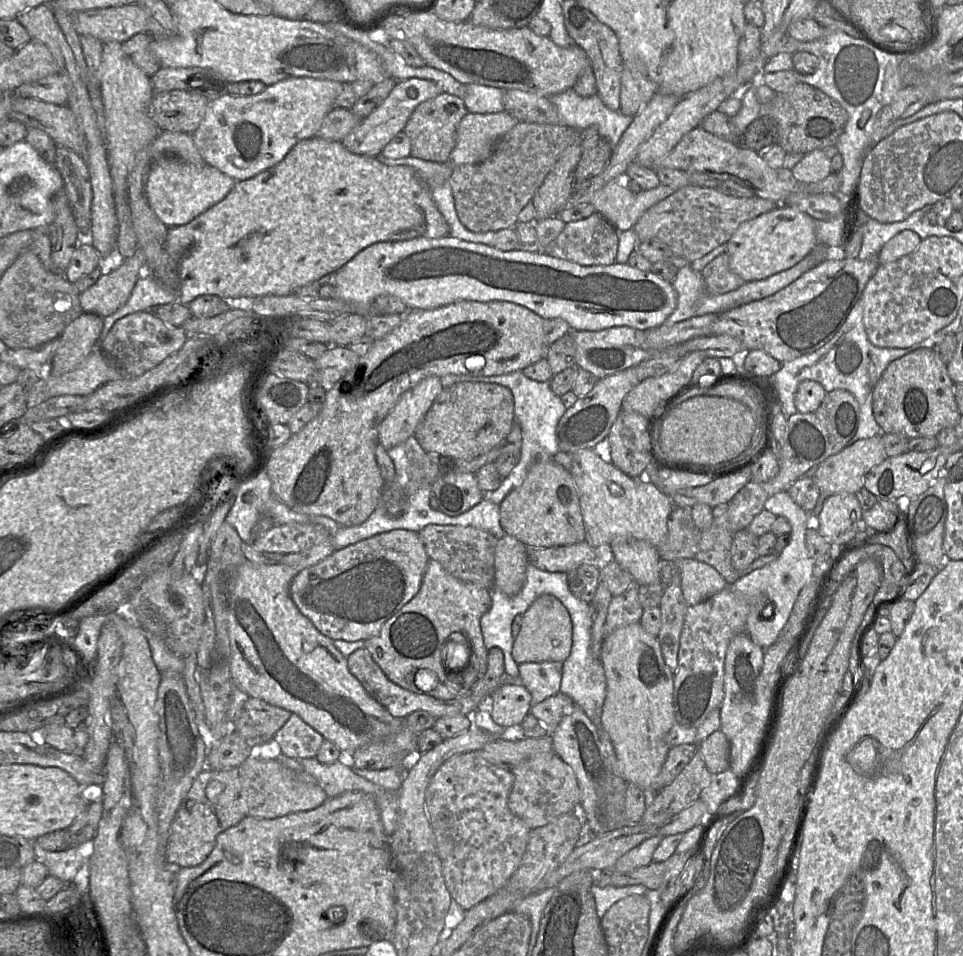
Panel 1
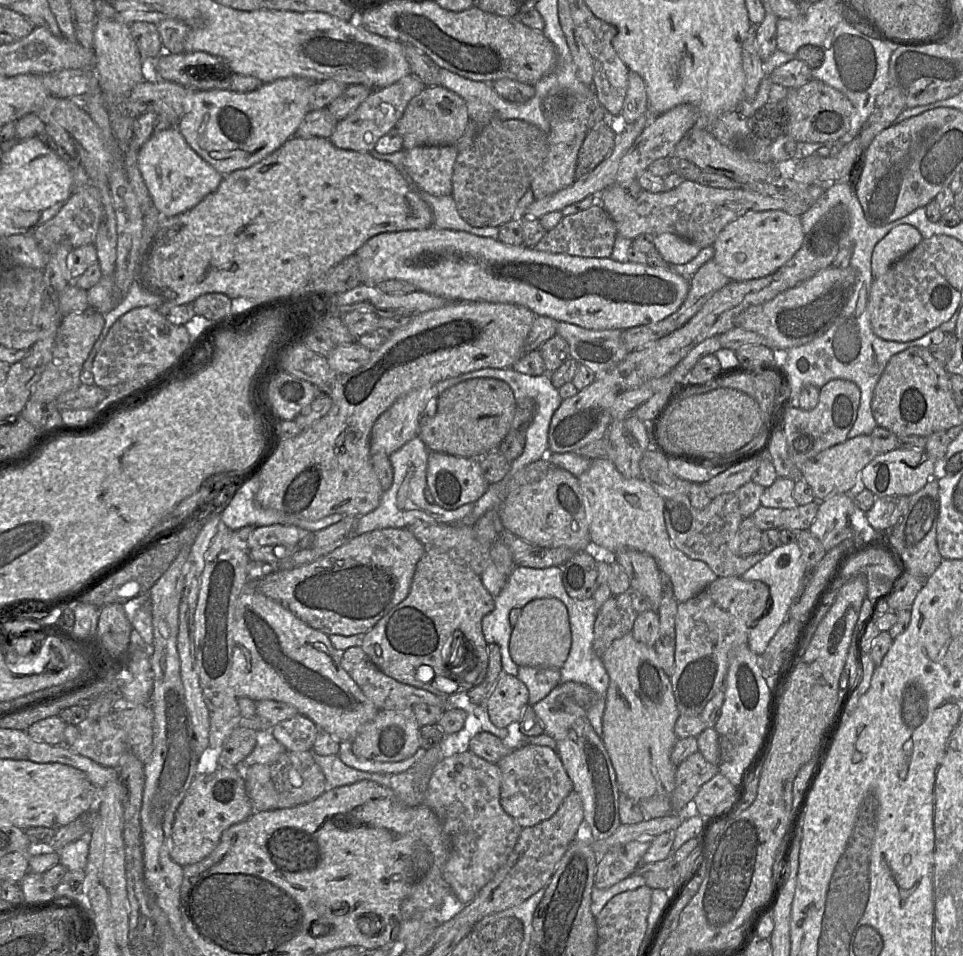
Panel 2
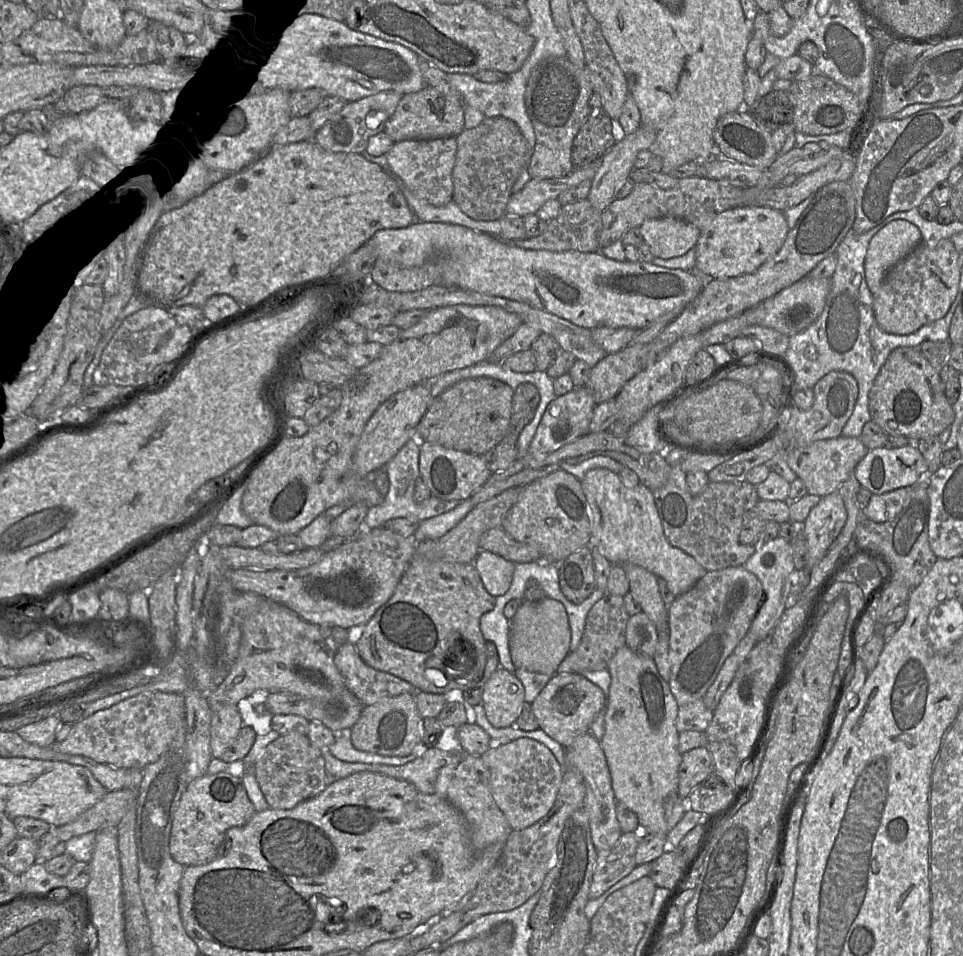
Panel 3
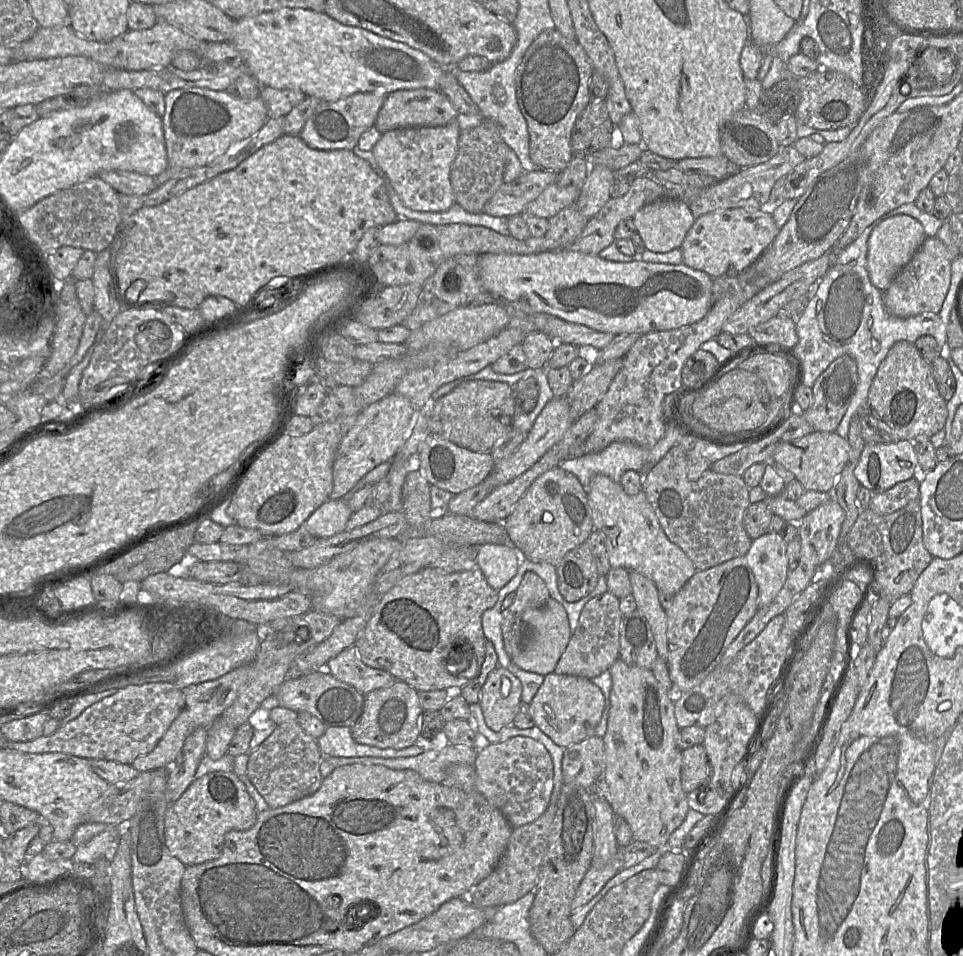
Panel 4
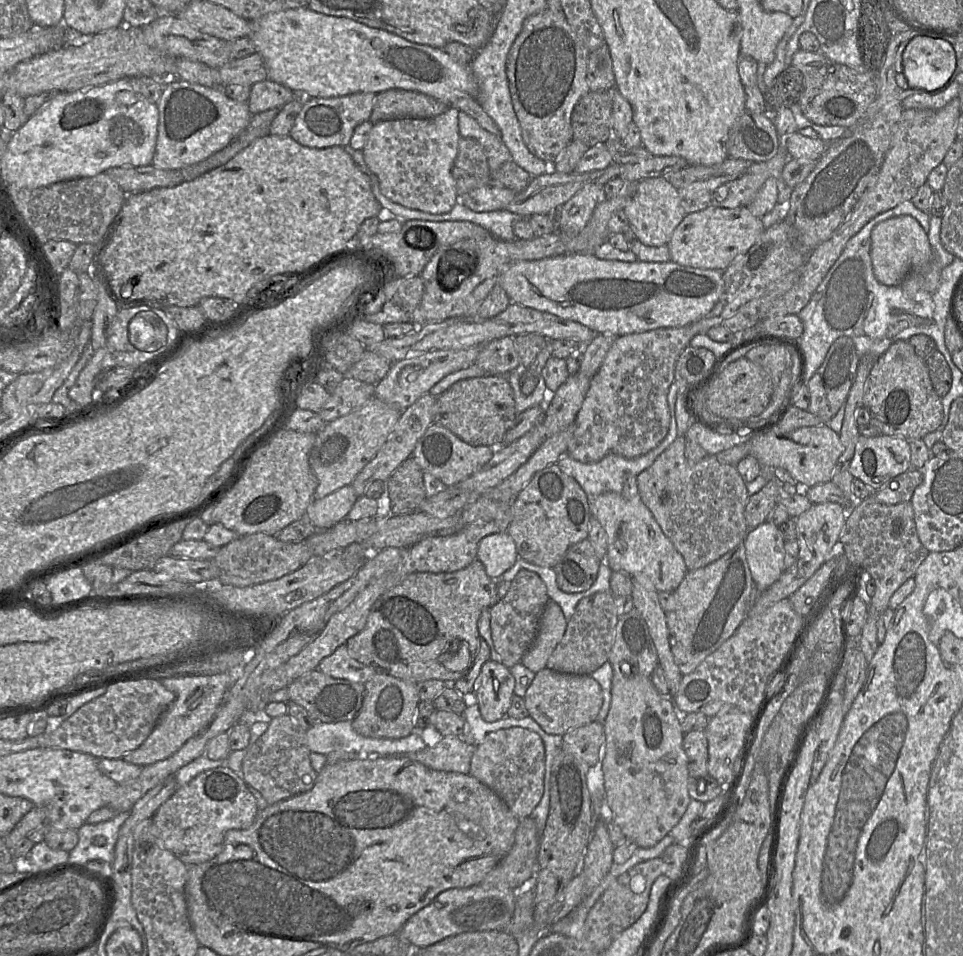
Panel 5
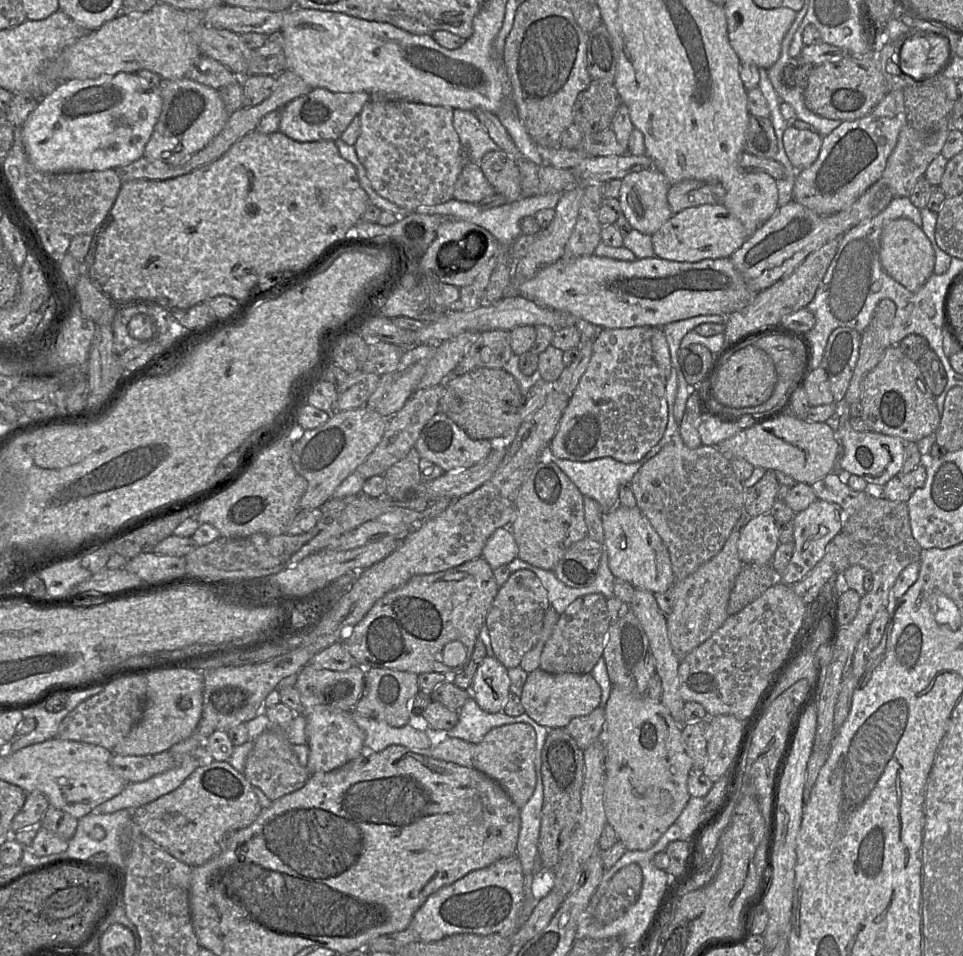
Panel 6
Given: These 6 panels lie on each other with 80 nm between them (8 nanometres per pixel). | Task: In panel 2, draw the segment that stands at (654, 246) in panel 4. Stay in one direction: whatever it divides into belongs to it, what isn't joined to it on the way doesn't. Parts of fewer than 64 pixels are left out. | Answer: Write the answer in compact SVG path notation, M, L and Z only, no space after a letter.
M671 233L654 236L654 245L669 264L686 264L701 250L697 244Z

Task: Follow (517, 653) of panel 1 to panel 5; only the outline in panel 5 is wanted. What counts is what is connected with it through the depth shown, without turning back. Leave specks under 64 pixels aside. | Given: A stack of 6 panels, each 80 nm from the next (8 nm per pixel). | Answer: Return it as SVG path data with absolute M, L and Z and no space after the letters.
M550 600L541 616L536 640L520 663L534 673L546 668L550 655L565 634L567 622L559 604Z

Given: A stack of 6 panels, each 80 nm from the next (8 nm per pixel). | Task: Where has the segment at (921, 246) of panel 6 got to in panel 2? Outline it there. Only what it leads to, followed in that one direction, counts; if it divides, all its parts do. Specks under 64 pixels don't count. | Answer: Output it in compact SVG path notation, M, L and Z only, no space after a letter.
M910 224L894 227L873 249L873 279L886 273L894 262L913 250L922 239L921 233Z

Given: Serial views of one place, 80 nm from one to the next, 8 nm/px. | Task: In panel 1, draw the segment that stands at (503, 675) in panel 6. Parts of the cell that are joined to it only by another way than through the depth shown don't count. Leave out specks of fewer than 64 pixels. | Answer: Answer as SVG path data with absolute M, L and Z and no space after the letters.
M501 683L490 695L490 714L504 729L519 728L532 707L531 695L523 684Z

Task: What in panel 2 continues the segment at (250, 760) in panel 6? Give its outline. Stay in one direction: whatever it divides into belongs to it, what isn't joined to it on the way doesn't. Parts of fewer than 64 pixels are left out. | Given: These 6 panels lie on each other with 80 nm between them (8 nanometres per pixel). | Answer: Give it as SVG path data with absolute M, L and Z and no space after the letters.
M284 751L270 765L271 779L279 795L290 798L291 807L310 802L326 791L325 776L315 762L313 751Z

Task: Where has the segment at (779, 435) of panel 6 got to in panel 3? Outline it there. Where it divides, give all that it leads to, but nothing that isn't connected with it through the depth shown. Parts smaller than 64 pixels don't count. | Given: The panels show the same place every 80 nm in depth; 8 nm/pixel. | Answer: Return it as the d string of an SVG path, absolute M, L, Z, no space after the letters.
M844 437L818 440L802 448L788 448L787 463L800 478L810 494L820 497L837 492L853 473L857 464L868 452L859 437Z

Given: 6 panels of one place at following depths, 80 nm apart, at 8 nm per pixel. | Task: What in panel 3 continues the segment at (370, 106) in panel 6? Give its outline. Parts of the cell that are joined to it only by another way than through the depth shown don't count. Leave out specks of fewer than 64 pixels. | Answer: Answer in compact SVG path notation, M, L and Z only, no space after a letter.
M456 137L395 142L385 154L392 175L400 178L409 190L429 204L440 207L452 200L452 172L457 152Z

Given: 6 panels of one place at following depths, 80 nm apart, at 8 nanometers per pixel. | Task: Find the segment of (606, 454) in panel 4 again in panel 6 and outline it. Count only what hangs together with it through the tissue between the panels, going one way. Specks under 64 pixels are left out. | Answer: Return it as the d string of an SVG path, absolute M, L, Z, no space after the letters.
M671 362L671 374L667 379L665 390L665 397L668 406L668 423L666 430L660 441L639 461L634 463L624 463L611 457L603 457L586 462L572 461L562 458L554 459L558 467L571 479L583 496L589 496L600 504L603 513L605 511L611 511L618 506L620 488L624 484L631 482L633 476L641 468L641 466L655 456L667 443L669 443L675 434L679 433L679 424L676 421L674 414L674 406L679 387L679 369L679 362Z

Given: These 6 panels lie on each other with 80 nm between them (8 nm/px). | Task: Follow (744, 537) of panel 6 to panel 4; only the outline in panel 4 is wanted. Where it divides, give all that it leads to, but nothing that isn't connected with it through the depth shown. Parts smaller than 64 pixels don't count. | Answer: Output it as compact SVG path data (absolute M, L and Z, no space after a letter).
M766 532L752 540L745 555L758 585L758 608L769 605L789 573L787 543L779 533Z

